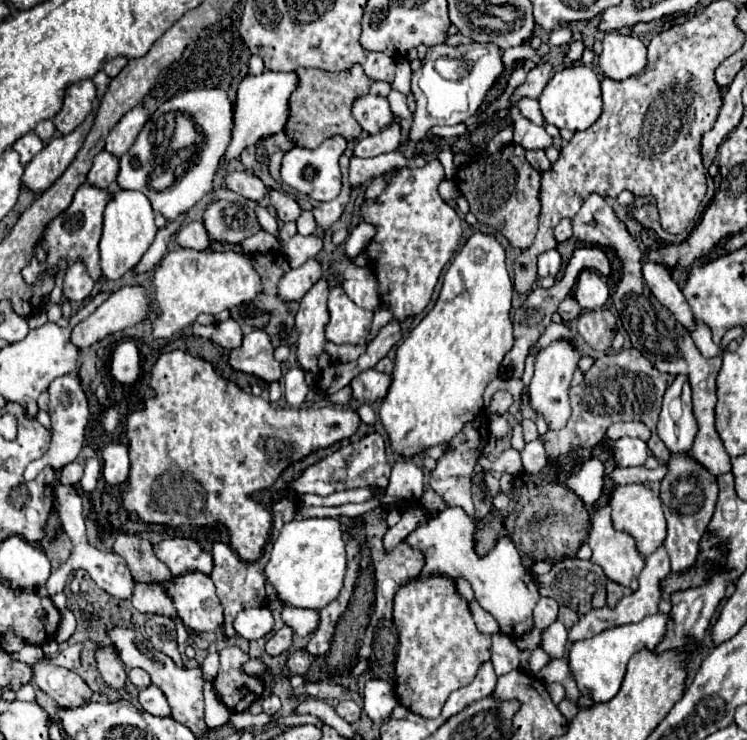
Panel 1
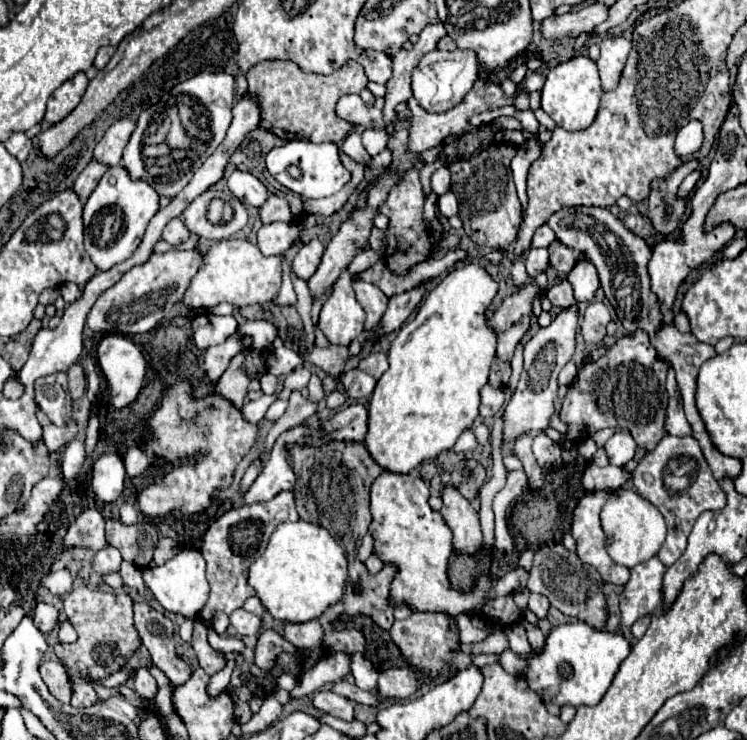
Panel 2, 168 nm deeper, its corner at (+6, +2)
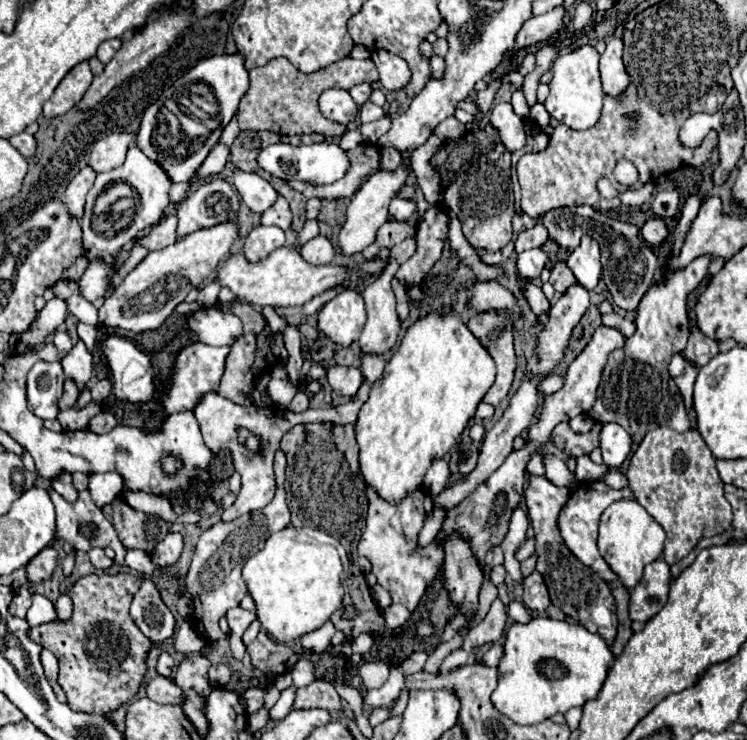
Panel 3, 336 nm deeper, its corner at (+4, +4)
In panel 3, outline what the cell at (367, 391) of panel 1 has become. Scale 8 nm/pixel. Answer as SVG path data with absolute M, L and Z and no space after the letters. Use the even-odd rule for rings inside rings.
M330 367L328 369L328 383L340 395L348 395L348 397L356 395L362 381L364 381L364 375L358 367Z

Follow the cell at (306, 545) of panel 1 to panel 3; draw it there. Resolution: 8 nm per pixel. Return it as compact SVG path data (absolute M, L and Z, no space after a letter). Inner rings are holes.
M288 525L280 533L272 533L264 549L244 565L244 581L256 603L256 615L262 627L276 641L290 643L324 625L342 605L344 589L340 575L346 559L348 555L342 543L320 529L296 529Z

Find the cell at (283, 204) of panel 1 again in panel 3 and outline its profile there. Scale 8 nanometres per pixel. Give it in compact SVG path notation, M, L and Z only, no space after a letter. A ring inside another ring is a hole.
M278 197L278 201L262 213L262 225L278 225L284 231L292 225L292 213L284 197Z

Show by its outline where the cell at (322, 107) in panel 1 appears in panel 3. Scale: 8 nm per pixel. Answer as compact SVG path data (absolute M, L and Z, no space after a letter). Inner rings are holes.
M278 57L268 61L264 67L256 67L250 71L250 87L240 101L238 123L240 129L252 129L252 131L272 131L278 135L320 133L326 139L338 139L344 135L346 125L328 121L320 113L318 109L320 93L324 93L326 89L352 89L354 85L376 83L376 81L378 81L378 71L372 59L358 61L352 57L344 57L328 65L326 69L304 75L288 59Z

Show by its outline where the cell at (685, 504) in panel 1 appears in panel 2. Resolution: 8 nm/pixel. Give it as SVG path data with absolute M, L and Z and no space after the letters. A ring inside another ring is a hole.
M692 435L662 437L660 443L638 461L638 467L632 471L632 483L636 487L636 493L650 501L662 513L668 525L668 537L658 553L658 559L666 567L670 567L684 553L686 539L696 519L704 511L720 511L726 505L726 495L720 489L718 481L712 477L700 445Z

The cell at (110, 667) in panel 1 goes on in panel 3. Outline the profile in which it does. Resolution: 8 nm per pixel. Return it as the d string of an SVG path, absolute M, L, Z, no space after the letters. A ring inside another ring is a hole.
M118 573L118 575L88 575L82 577L74 583L74 587L68 591L68 597L74 603L74 613L72 619L62 623L62 621L52 621L44 623L38 627L30 629L30 637L42 647L49 649L58 657L60 663L60 675L58 683L62 685L68 705L72 711L84 711L84 713L110 713L114 711L120 703L130 701L134 693L140 687L142 675L146 673L146 655L150 651L152 641L136 627L136 623L130 617L130 603L134 591L138 591L142 579L132 575L132 573Z

